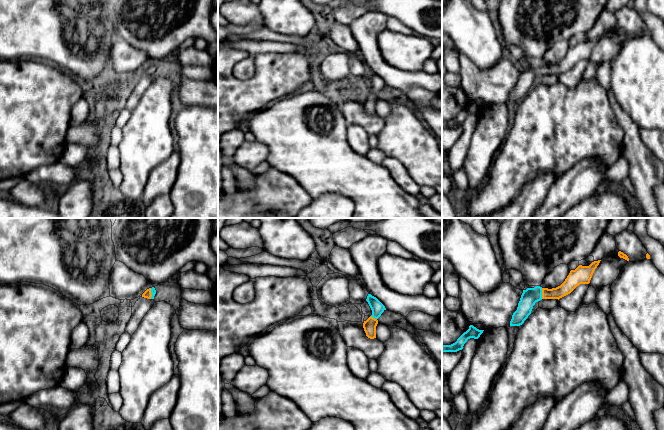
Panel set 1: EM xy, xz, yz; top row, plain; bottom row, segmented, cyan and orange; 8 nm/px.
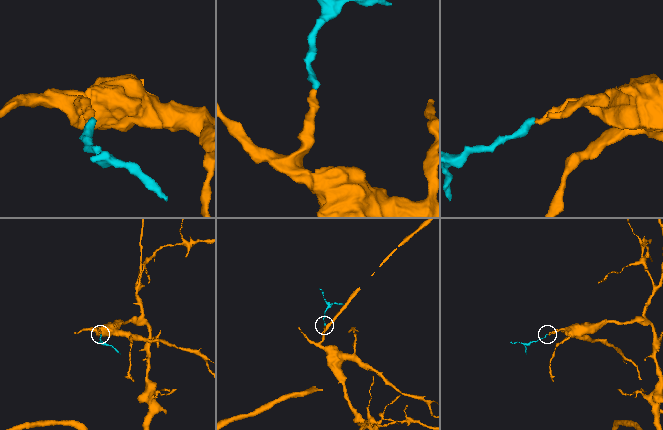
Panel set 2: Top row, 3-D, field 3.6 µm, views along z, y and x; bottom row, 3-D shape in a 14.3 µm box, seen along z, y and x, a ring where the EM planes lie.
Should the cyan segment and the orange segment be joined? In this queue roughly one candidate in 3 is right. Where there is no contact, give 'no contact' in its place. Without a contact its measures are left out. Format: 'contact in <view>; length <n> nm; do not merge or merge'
contact in yz; length 90 nm; merge

